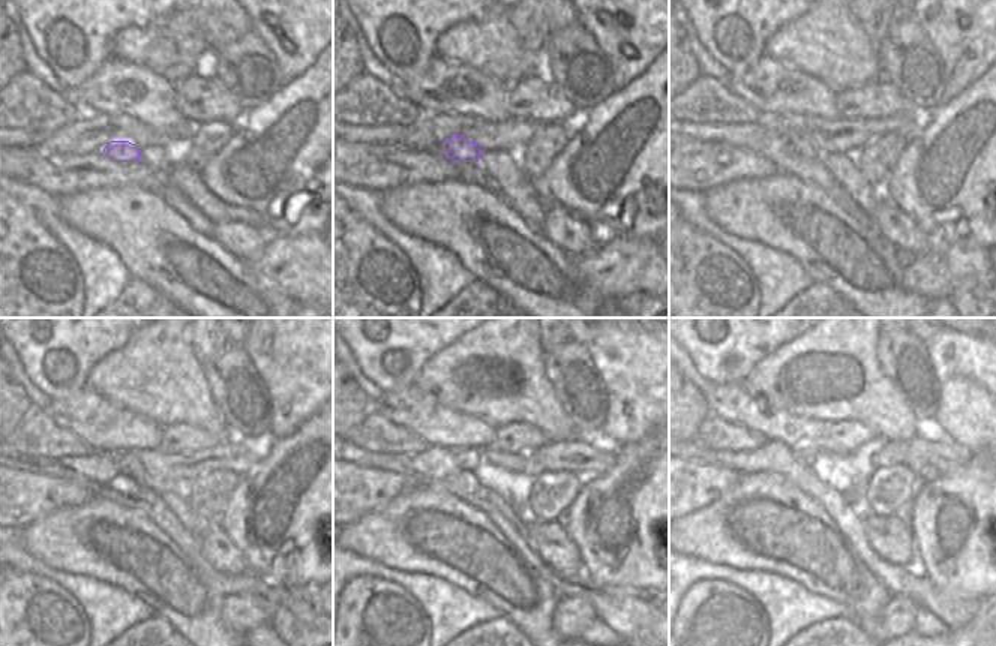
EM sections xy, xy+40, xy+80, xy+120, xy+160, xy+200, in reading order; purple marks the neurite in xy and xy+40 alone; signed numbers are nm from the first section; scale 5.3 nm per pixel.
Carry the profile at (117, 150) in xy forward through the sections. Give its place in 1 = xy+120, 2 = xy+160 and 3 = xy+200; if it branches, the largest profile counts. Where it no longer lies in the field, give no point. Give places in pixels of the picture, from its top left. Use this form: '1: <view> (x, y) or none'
1: xy+120 (128, 460)
2: xy+160 (467, 457)
3: xy+200 (804, 454)

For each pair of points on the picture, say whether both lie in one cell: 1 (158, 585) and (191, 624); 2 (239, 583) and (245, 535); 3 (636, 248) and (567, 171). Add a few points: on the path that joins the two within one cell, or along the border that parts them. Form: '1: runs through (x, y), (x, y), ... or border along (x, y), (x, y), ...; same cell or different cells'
1: runs through (167, 594), (186, 615); same cell
2: border along (248, 571), (266, 583), (281, 585); different cells
3: border along (617, 236), (647, 236), (653, 240); different cells

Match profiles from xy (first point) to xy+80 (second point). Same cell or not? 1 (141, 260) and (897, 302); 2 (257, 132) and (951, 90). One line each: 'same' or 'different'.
1: same
2: different

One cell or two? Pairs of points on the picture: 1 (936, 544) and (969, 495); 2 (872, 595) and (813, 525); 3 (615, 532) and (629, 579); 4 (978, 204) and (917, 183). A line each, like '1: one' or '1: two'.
1: one
2: one
3: one
4: one

